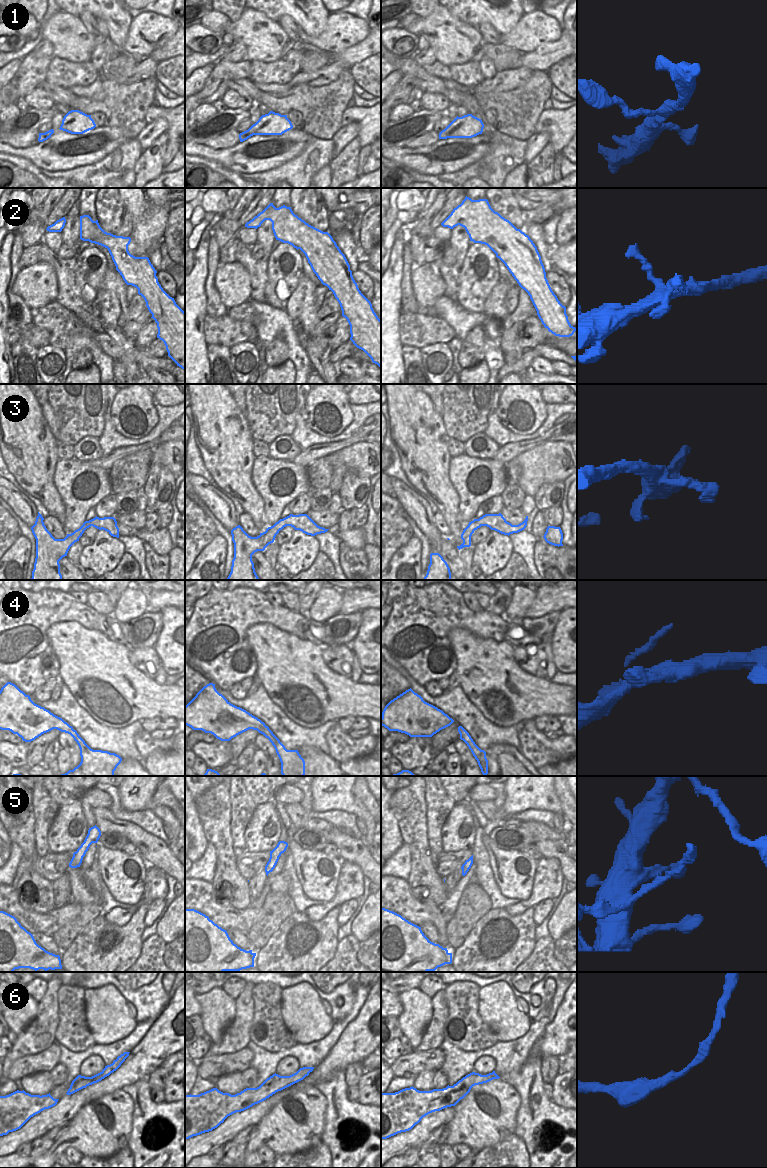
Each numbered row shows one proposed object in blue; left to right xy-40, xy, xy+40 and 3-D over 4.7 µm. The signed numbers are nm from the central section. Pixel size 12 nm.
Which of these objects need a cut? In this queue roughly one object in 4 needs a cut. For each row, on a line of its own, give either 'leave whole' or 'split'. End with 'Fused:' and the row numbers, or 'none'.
1: leave whole
2: leave whole
3: leave whole
4: leave whole
5: split
6: leave whole
Fused: 5

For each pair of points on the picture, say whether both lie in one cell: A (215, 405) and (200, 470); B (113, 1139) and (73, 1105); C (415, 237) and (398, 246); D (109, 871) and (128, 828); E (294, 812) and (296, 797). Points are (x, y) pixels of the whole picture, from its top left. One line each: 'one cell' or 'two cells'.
A: two cells
B: two cells
C: two cells
D: two cells
E: two cells

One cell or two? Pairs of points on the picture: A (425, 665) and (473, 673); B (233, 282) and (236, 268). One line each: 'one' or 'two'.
A: two
B: one

